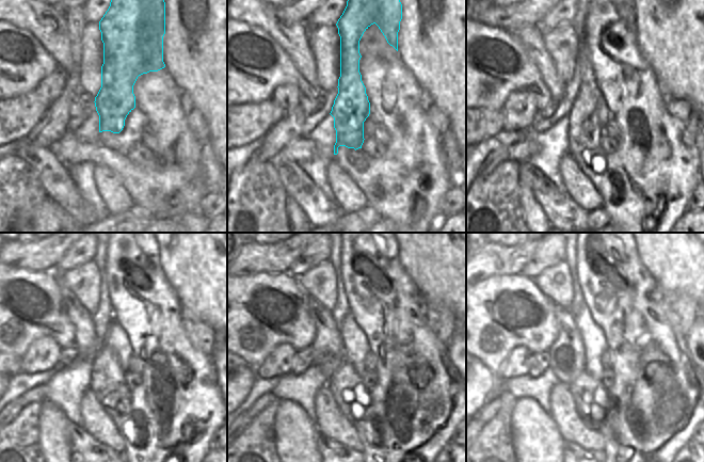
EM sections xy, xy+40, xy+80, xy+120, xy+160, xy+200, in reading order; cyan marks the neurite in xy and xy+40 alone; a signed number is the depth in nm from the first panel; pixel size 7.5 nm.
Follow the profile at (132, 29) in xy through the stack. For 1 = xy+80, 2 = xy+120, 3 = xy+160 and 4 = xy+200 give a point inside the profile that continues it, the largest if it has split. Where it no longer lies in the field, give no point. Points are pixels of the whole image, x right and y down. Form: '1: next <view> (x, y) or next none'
1: next xy+80 (585, 131)
2: next xy+120 (107, 375)
3: next xy+160 (346, 380)
4: next xy+200 (584, 385)

